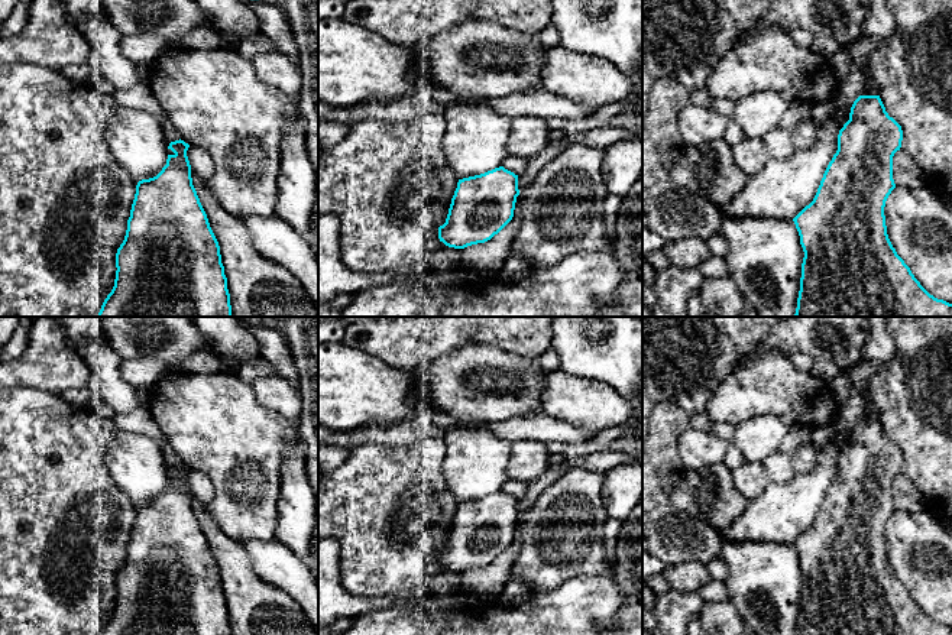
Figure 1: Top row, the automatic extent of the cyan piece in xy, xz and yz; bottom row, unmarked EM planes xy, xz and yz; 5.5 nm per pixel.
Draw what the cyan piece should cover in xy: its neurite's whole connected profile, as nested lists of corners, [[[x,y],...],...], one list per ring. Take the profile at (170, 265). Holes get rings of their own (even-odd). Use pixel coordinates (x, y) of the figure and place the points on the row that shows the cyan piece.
[[[181,139],[171,142],[174,153],[162,171],[137,182],[126,236],[116,253],[114,286],[97,317],[233,317],[220,246],[192,185],[188,148]]]

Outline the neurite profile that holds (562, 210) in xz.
[[[571,142],[543,165],[521,192],[521,227],[509,256],[550,268],[573,253],[606,246],[603,159],[603,148]]]

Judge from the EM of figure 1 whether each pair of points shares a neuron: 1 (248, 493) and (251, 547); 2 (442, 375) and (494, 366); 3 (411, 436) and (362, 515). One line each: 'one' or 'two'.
1: two
2: one
3: two

